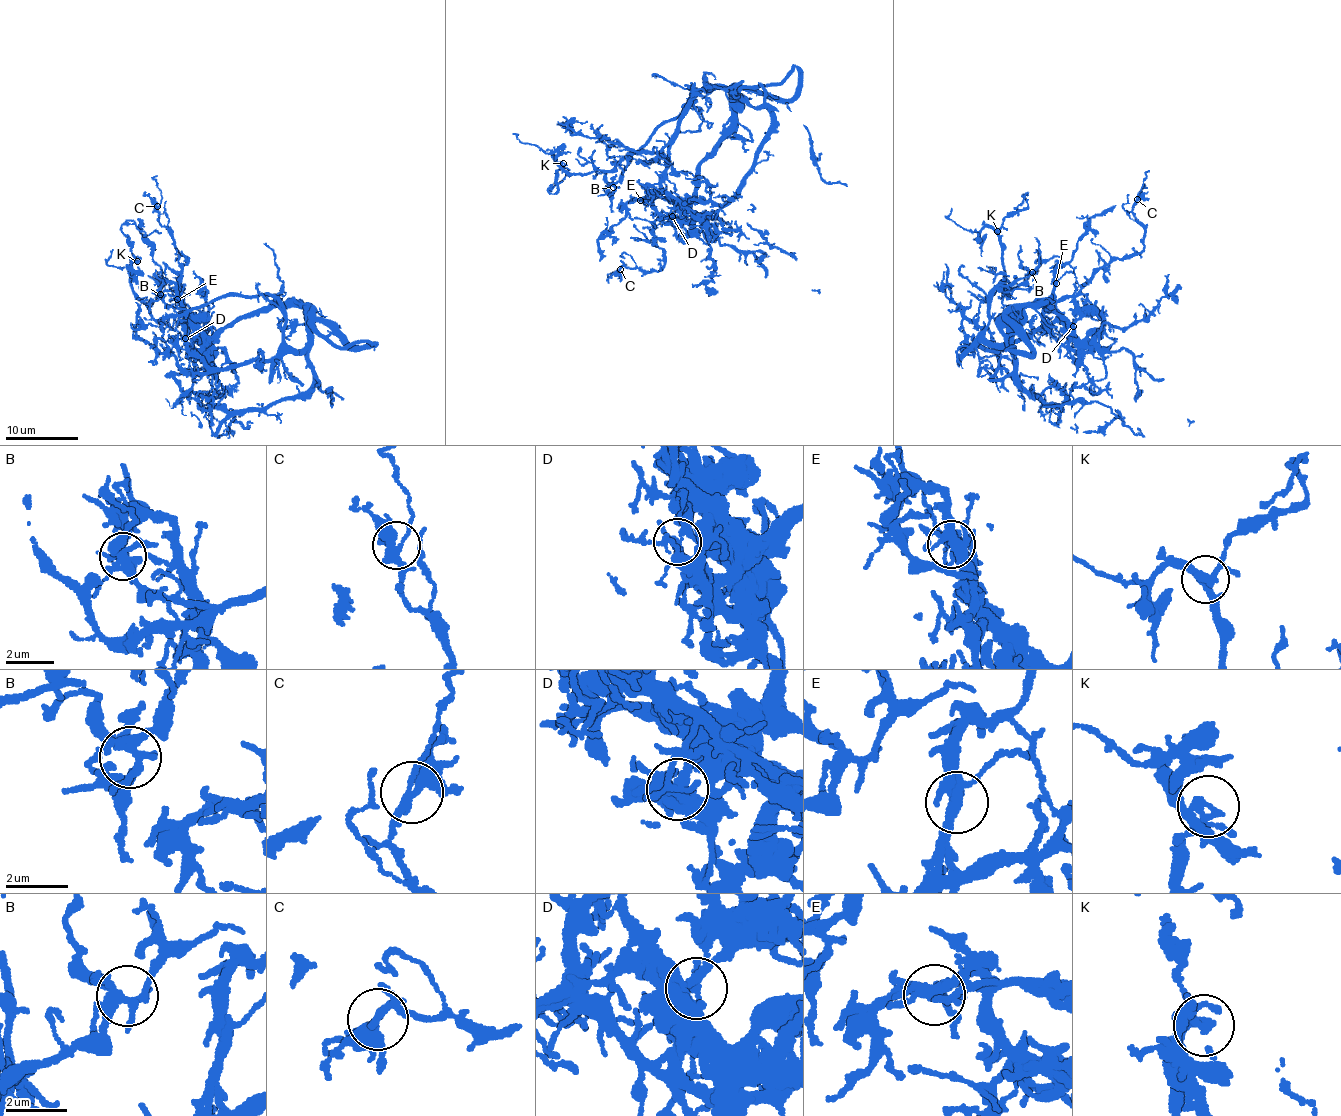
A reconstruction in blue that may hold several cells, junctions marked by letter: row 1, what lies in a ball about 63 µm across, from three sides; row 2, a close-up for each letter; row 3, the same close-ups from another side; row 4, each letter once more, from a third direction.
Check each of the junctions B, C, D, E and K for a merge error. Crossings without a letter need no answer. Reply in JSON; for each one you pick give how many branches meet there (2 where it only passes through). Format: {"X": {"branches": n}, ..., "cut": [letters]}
{"D": {"branches": 4}, "E": {"branches": 6}, "cut": ["D", "E"]}

